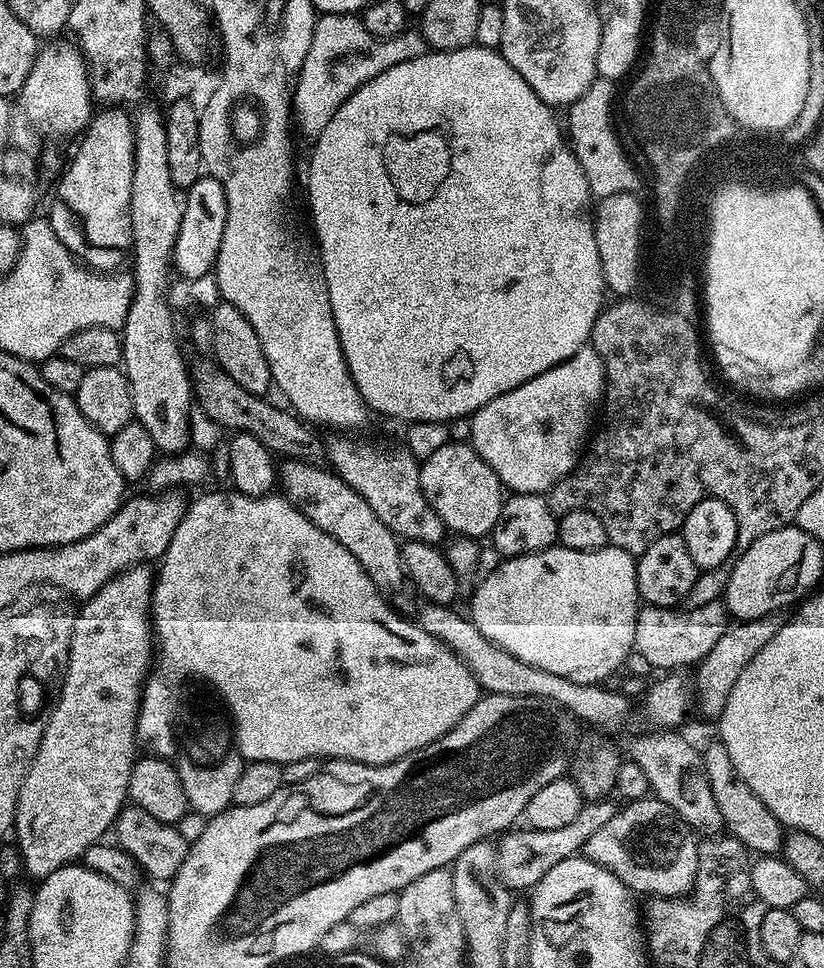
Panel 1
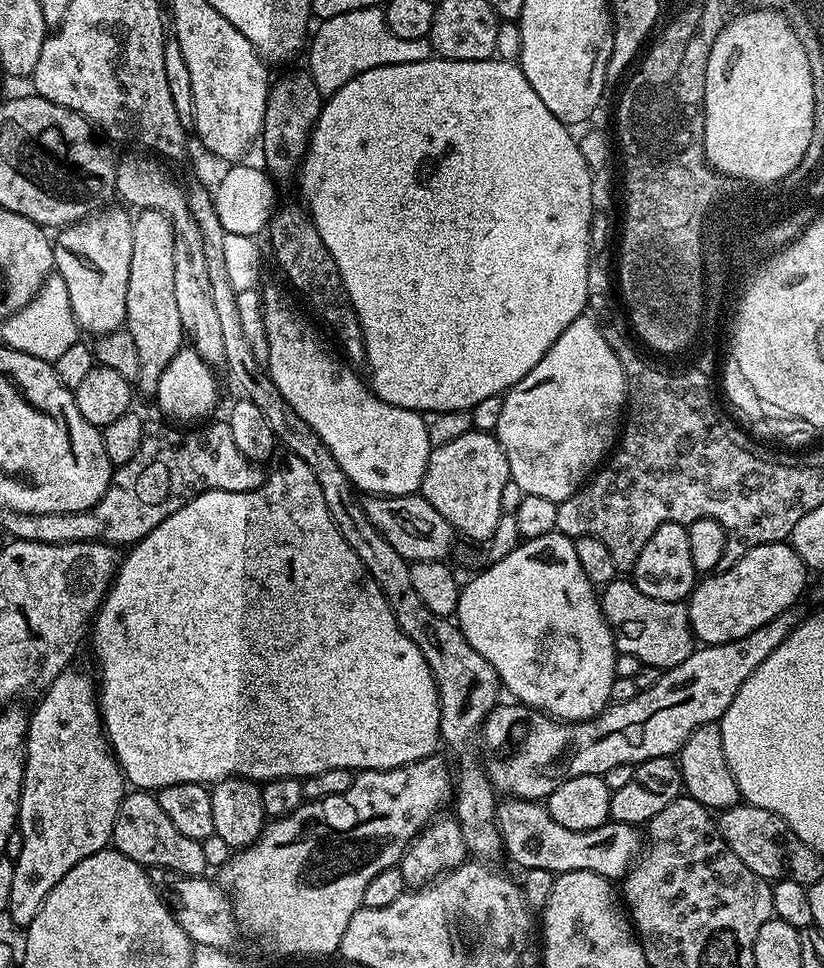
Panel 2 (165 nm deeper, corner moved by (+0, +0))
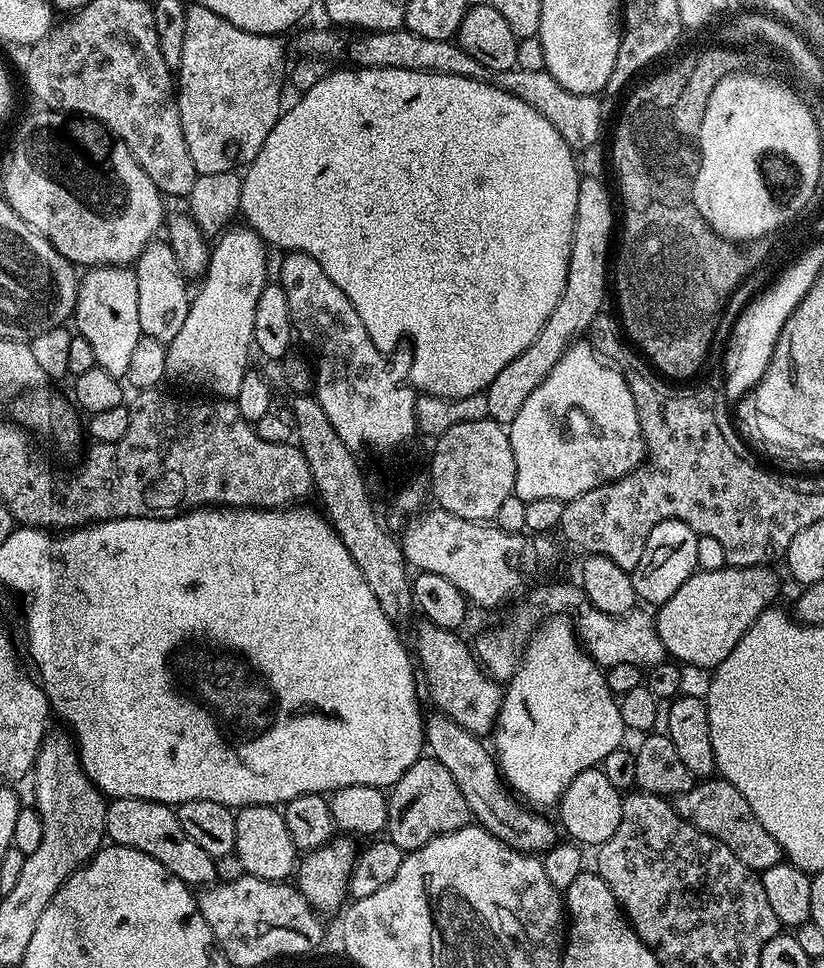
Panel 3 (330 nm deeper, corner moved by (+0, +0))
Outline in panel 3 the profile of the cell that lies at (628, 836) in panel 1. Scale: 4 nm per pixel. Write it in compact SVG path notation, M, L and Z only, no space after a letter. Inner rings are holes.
M433 711L431 715L424 722L427 751L435 760L442 762L442 766L450 770L454 782L458 782L458 790L462 790L462 798L466 798L466 806L470 806L472 811L472 820L520 852L543 854L556 844L558 837L554 824L552 829L551 822L544 817L547 815L536 810L526 810L525 805L513 795L500 774L500 766L489 745L487 748L481 737L462 730L454 718L438 711Z

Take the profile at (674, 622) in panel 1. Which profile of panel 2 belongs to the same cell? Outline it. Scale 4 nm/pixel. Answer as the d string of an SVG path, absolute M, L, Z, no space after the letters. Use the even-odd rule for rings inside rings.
M617 578L603 585L598 599L612 631L617 653L634 654L634 658L638 658L641 664L649 664L661 670L678 666L678 662L686 662L686 658L690 658L694 651L694 637L687 603L649 598L628 578Z

